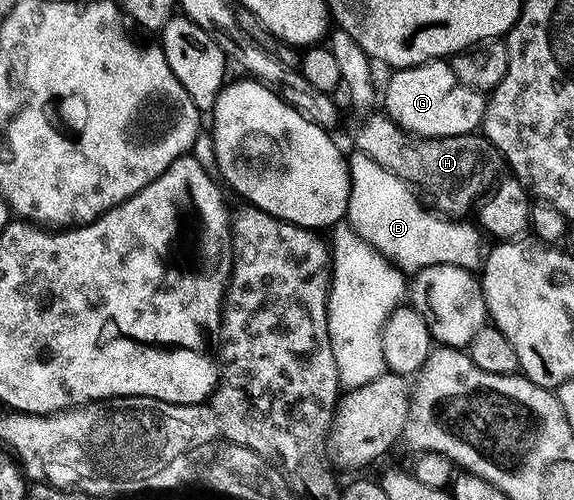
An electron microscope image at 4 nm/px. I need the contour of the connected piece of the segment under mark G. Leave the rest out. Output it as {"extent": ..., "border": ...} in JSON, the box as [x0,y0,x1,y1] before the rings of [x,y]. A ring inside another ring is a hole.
{"extent":[382,61,485,139],"border":[[[433,61],[423,63],[417,67],[402,67],[391,72],[392,75],[382,87],[382,105],[389,119],[397,123],[400,130],[410,135],[423,135],[426,139],[437,139],[438,137],[450,137],[451,135],[473,134],[484,122],[485,96],[481,92],[470,89],[454,77],[451,66],[444,61]]]}

